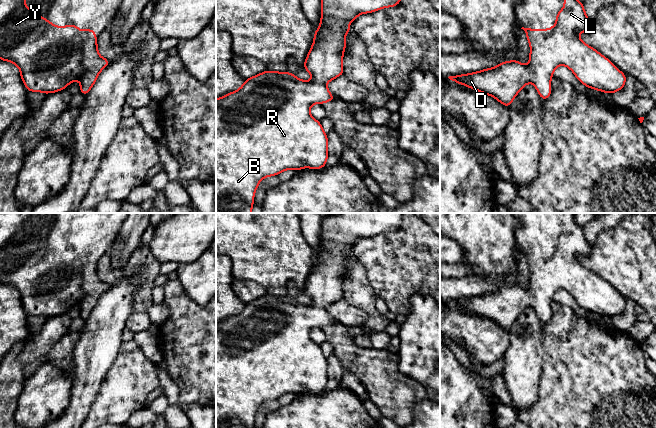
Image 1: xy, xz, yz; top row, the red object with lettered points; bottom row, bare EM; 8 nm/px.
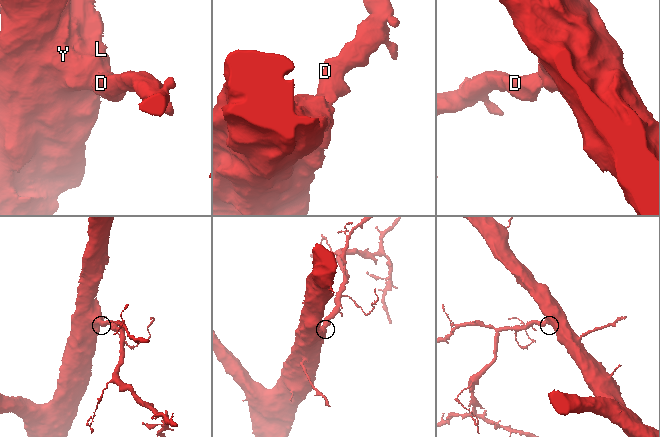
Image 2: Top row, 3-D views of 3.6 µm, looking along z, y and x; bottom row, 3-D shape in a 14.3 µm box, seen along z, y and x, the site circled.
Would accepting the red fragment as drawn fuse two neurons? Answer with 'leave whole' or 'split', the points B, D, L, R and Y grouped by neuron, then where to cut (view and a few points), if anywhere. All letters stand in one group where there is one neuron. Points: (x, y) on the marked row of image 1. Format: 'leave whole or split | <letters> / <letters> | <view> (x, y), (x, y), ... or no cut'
leave whole | B D L R Y | no cut

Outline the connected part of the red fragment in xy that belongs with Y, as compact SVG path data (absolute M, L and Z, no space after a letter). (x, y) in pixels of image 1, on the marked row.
M0 0L0 60L10 61L15 64L20 70L20 77L27 88L31 92L42 92L44 94L55 93L64 90L70 83L80 81L80 93L86 95L90 92L92 86L95 84L100 72L109 65L110 60L100 56L97 46L96 32L92 29L84 29L79 31L78 25L64 25L60 28L58 25L53 25L49 20L39 16L39 9L36 6L34 9L28 9L24 4L26 0Z

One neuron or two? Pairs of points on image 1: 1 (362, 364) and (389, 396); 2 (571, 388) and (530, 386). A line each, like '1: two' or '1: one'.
1: one
2: two

